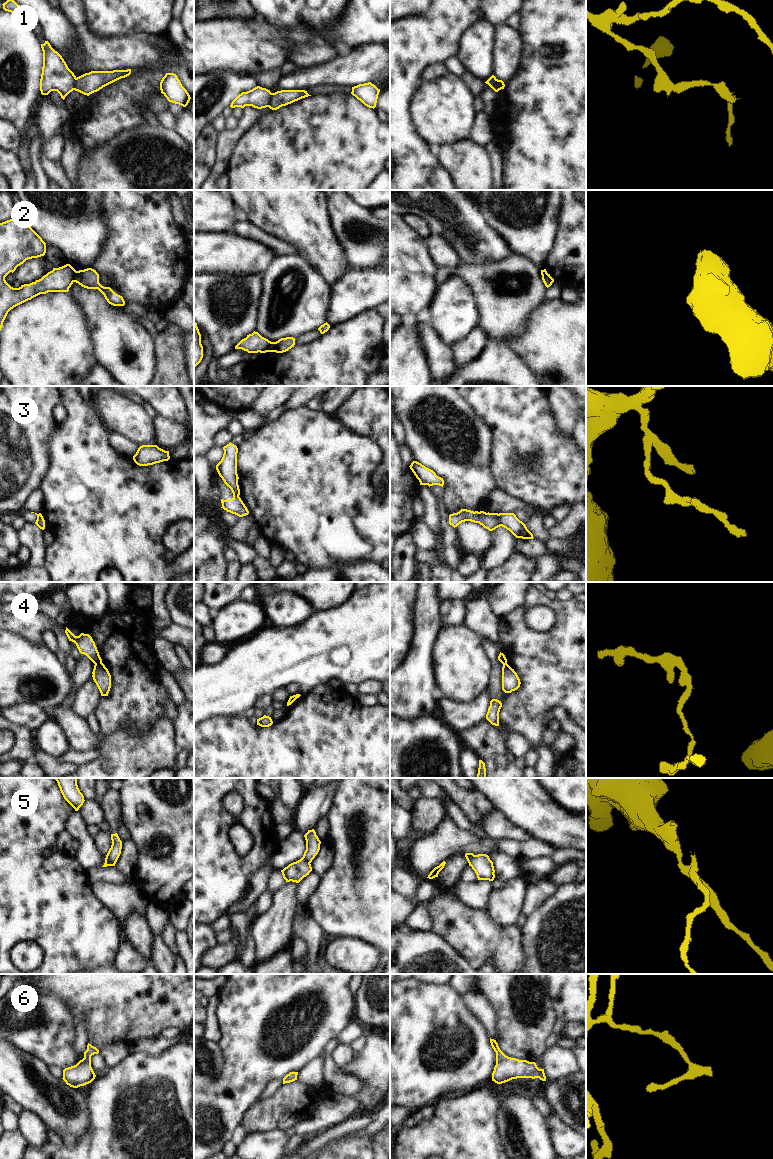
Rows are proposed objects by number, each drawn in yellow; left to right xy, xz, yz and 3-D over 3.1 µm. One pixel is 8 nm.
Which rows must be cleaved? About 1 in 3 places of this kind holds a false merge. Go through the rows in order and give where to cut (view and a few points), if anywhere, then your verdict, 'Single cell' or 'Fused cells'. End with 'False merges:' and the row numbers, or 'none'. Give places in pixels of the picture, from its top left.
1: Split along xz (272, 93), (267, 106). Fused cells
2: Split along xy (77, 271), (73, 281). Fused cells
3: Split along yz (498, 514), (498, 520), (501, 525). Fused cells
4: Split along xy (101, 662), (95, 664). Fused cells
5: Split along xz (302, 857), (309, 863). Fused cells
6: No split. Single cell
False merges: 1, 2, 3, 4, 5

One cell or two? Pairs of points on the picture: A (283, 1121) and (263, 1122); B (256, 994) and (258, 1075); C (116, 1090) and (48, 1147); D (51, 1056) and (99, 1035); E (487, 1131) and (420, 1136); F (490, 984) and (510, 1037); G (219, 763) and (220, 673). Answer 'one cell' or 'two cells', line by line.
A: one cell
B: one cell
C: one cell
D: two cells
E: one cell
F: one cell
G: two cells

